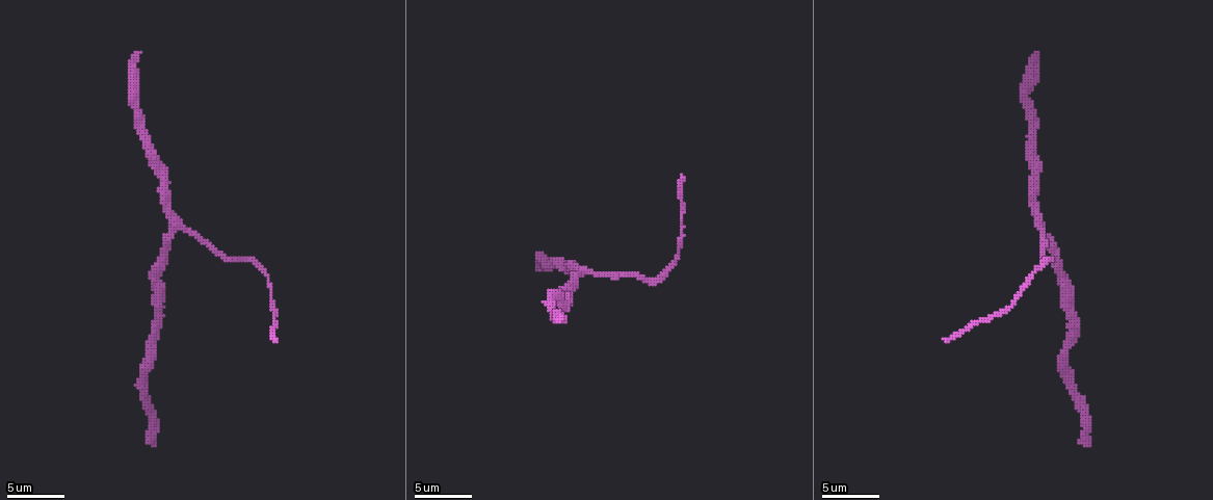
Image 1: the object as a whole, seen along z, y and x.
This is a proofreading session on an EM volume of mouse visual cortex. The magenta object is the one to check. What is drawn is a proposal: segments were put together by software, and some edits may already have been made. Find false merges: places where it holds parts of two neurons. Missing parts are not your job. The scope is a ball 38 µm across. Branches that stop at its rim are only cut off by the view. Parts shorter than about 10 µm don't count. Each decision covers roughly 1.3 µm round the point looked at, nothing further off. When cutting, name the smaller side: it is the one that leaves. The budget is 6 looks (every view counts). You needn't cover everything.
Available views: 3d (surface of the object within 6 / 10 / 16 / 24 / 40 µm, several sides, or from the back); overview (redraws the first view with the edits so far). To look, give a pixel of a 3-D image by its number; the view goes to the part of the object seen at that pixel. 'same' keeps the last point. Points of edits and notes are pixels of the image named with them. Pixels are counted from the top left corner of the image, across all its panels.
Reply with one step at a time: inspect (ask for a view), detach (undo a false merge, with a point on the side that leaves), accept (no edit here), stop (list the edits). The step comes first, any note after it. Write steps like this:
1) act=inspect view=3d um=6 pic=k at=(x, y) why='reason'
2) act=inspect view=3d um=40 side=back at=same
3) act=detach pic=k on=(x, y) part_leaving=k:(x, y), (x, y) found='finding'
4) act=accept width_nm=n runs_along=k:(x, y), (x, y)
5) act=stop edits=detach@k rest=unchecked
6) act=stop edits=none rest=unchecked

act=inspect view=3d um=10 pic=1 at=(1064, 305) why='thin neck'

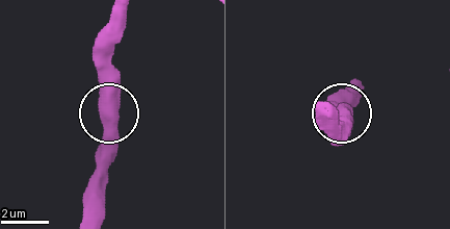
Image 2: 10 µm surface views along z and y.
act=accept runs_along=2:(121, 17), (109, 52), (109, 163) found='all the same neuron'

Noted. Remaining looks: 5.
act=inspect view=3d um=10 pic=1 at=(185, 232) why='calibre changes'

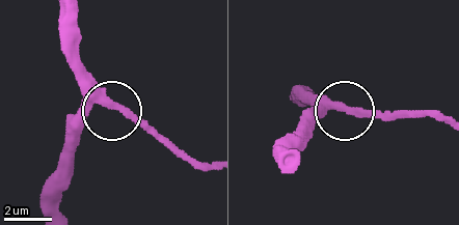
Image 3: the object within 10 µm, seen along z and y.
act=accept found='continuous, no second neuron'

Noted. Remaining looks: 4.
act=inspect view=3d um=16 pic=1 at=(236, 257)

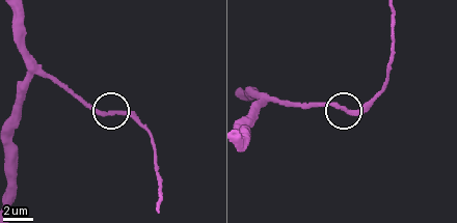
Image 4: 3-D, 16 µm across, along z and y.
act=inspect view=3d um=16 side=back pic=4 at=(109, 114)

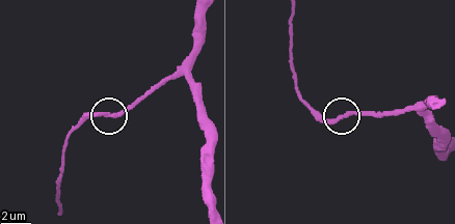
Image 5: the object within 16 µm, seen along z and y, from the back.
act=accept width_nm=250 found='one neuron here'

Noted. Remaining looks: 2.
act=stop edits=none rest=unchecked

